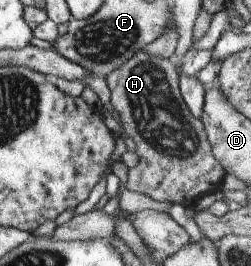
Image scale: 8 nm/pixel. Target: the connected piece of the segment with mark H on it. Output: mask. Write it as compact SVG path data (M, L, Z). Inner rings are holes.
M138 51L105 77L111 96L111 110L116 112L124 135L130 136L136 144L134 152L139 158L138 162L127 170L125 188L146 195L159 203L170 201L172 204L179 204L184 198L192 202L207 193L214 196L225 176L219 162L212 156L201 120L189 113L182 100L176 65L174 59L155 57L147 52Z

